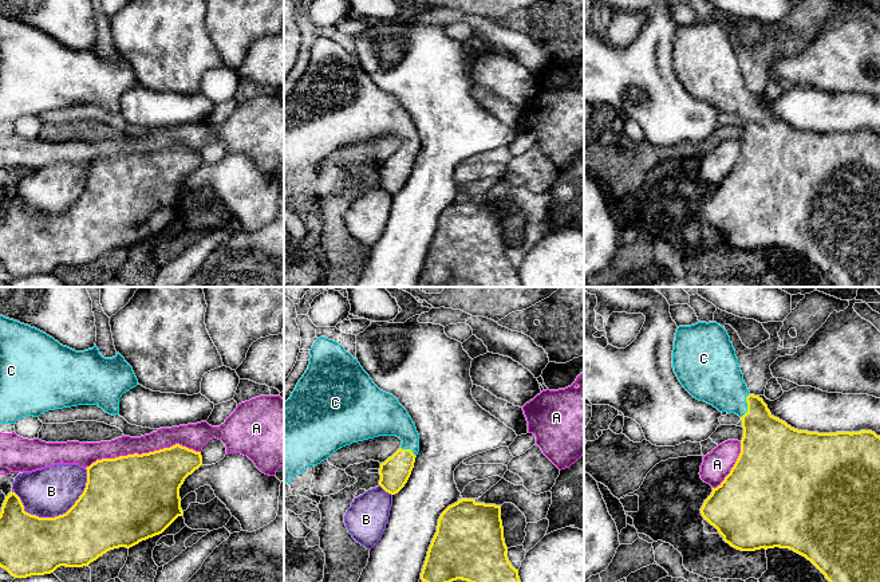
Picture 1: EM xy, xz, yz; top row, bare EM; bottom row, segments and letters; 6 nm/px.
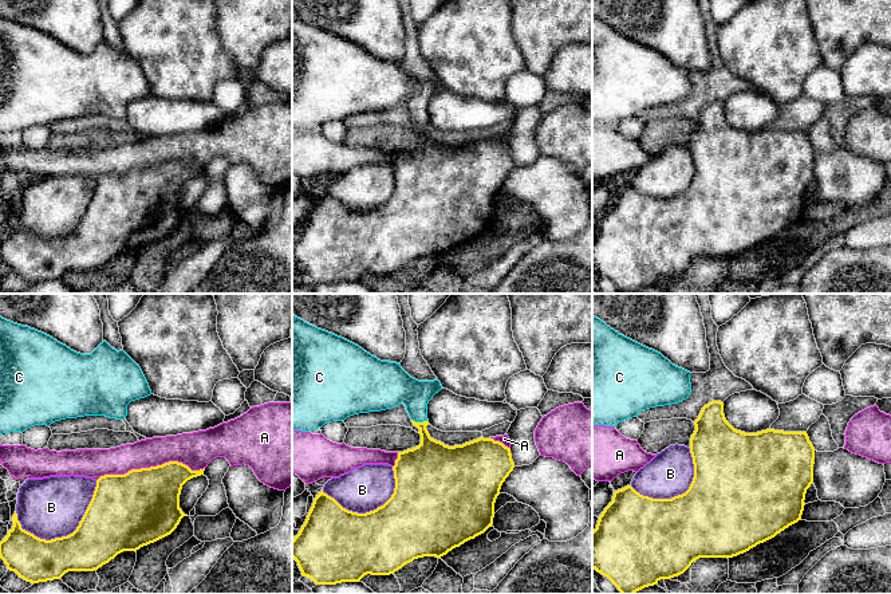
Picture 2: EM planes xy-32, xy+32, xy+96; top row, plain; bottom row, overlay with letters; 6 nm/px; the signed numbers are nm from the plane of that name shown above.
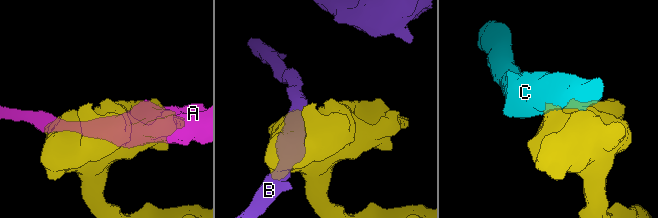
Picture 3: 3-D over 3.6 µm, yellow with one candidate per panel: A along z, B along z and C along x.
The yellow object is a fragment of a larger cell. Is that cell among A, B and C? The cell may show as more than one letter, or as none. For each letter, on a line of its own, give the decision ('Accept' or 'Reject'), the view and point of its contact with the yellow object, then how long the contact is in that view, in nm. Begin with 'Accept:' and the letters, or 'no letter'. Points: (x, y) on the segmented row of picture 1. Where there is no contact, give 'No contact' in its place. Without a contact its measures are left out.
Accept: C
A: Reject. Touches yellow at xy (142, 453). Shared border 700 nm
B: Reject. Touches yellow at xy (56, 516). Shared border 480 nm
C: Accept. Touches yellow at yz (748, 405). Shared border 160 nm

